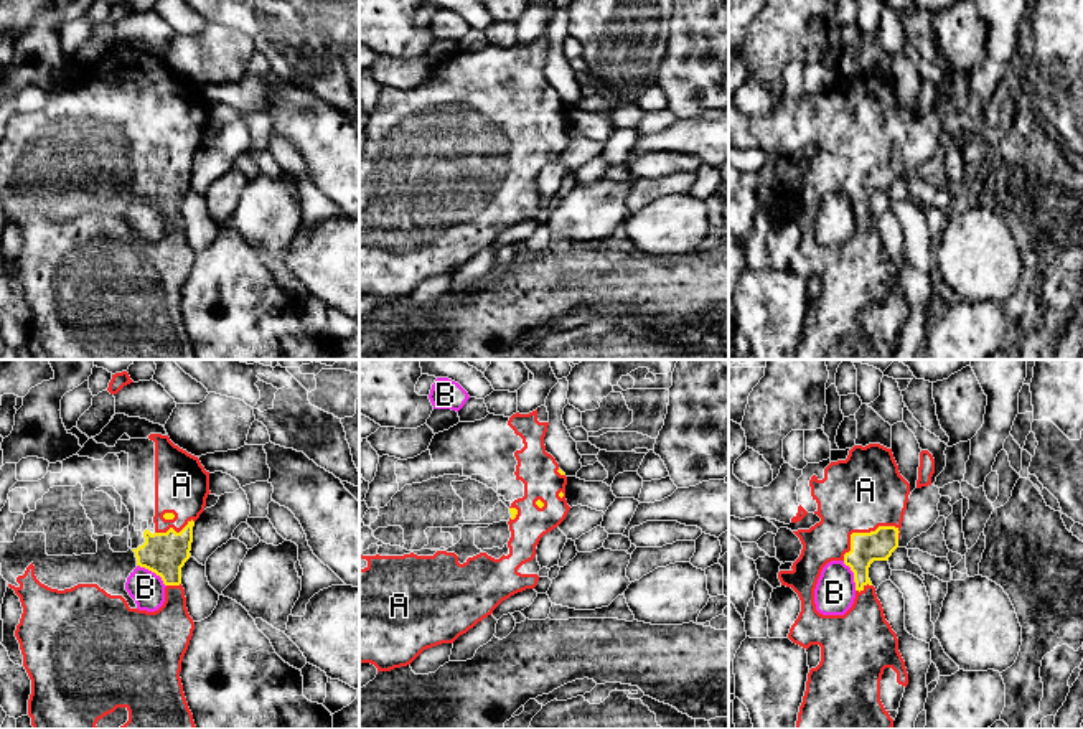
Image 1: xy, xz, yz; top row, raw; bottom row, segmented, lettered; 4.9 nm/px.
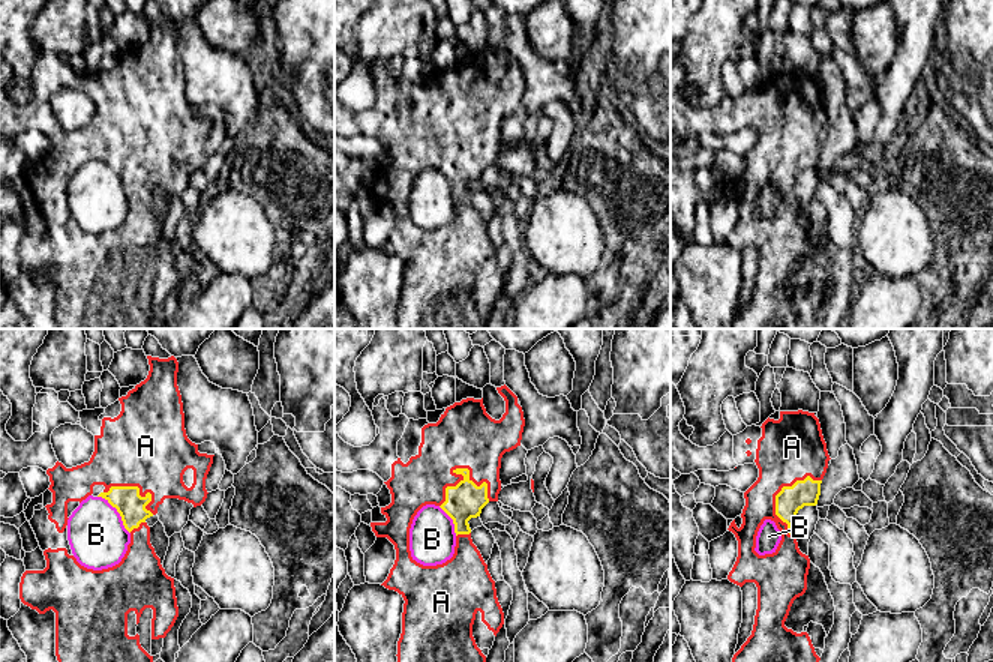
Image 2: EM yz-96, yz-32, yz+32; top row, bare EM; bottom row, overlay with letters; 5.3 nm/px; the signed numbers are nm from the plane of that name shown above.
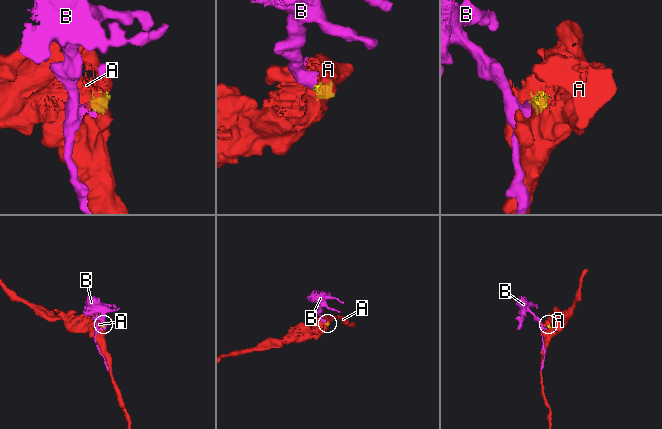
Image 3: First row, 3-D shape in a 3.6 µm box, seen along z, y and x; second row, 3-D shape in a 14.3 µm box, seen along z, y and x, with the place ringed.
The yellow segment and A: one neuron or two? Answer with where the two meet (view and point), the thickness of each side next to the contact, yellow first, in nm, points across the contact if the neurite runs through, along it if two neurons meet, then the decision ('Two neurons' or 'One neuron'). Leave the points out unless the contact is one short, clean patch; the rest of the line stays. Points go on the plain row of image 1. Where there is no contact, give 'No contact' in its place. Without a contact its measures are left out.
Touches yellow at yz (862, 164). Thickness 150 nm (yellow) against 360 nm. One neuron

